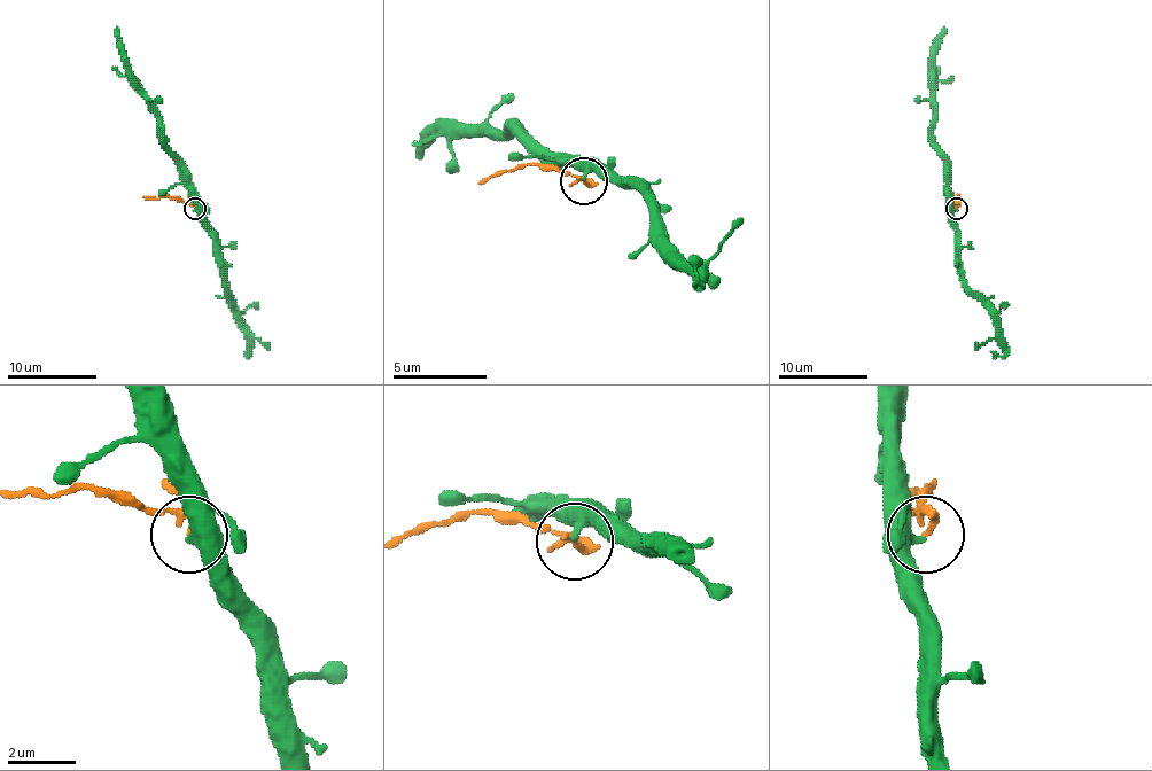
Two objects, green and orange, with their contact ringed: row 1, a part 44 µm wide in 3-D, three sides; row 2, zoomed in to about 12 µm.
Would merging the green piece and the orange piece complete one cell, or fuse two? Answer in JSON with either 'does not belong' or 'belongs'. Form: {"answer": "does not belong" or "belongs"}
{"answer": "does not belong"}

